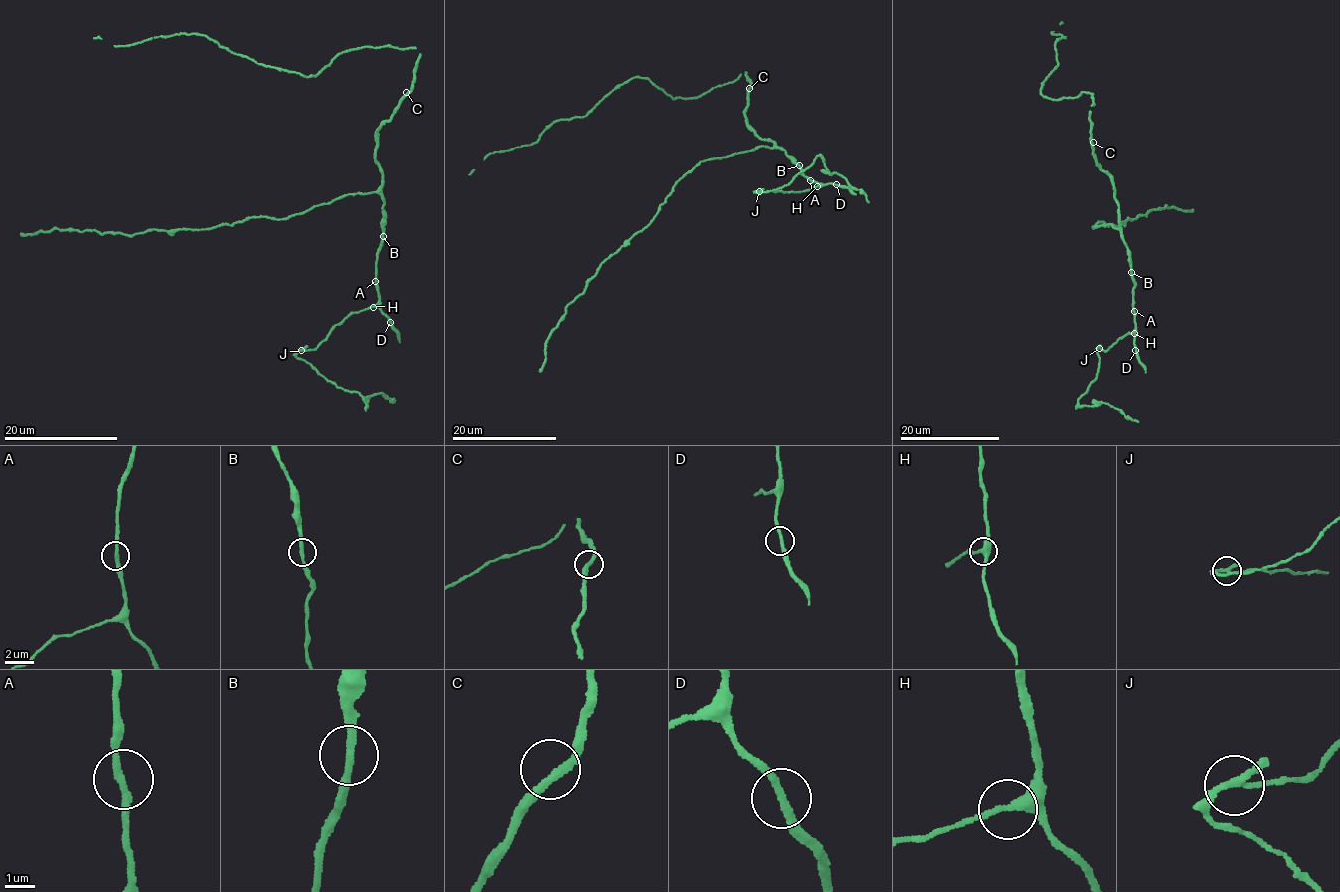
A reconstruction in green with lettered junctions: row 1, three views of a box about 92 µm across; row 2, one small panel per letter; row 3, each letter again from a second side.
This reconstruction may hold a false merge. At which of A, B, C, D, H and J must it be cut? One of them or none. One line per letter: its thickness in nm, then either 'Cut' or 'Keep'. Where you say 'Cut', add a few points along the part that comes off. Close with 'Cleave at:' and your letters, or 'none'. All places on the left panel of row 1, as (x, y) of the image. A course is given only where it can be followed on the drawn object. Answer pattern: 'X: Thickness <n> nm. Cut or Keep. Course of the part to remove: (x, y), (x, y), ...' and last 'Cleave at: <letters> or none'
A: Thickness 240 nm. Keep
B: Thickness 220 nm. Keep
C: Thickness 240 nm. Keep
D: Thickness 240 nm. Keep
H: Thickness 240 nm. Keep
J: Thickness 190 nm. Cut. Course of the part to remove: (301, 351), (296, 357), (305, 360), (339, 388), (359, 394), (367, 404), (371, 396), (381, 392), (393, 402)
Cleave at: J

